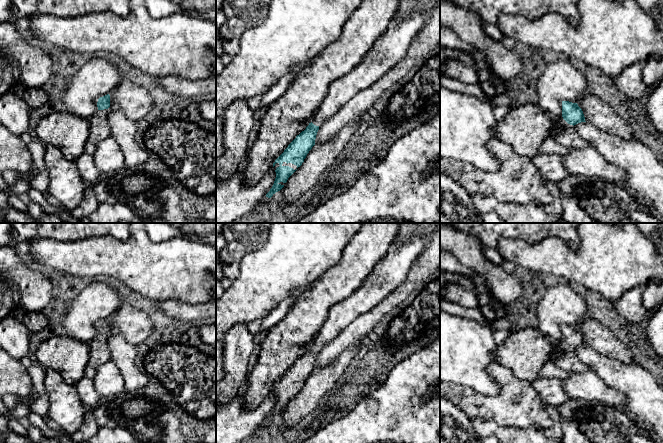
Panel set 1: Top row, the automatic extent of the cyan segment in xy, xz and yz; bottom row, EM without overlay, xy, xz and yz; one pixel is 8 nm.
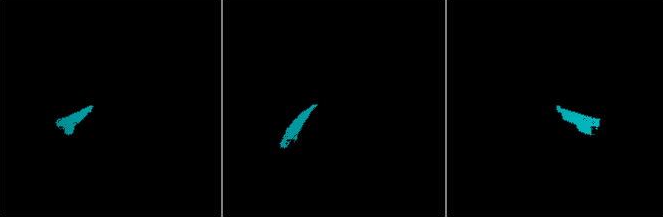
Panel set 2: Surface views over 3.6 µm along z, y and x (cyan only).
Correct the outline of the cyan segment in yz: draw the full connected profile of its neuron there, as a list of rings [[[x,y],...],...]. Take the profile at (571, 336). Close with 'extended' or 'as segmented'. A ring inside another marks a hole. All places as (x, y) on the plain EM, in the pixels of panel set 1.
[[[562,325],[562,340],[554,343],[556,348],[553,362],[562,370],[569,372],[581,372],[587,370],[587,366],[579,361],[575,349],[586,346],[582,333],[577,327]]]; extended

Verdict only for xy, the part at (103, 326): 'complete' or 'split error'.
split error

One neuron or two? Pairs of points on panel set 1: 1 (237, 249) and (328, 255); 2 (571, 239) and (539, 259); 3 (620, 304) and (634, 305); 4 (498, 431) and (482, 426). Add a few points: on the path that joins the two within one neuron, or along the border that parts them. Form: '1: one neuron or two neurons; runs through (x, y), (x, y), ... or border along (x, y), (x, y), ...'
1: two neurons; border along (269, 233), (260, 248), (243, 256), (239, 267)
2: two neurons; border along (543, 239), (558, 237), (573, 249), (580, 244)
3: one neuron; runs through (623, 304), (631, 305)
4: one neuron; runs through (494, 430), (486, 428)

